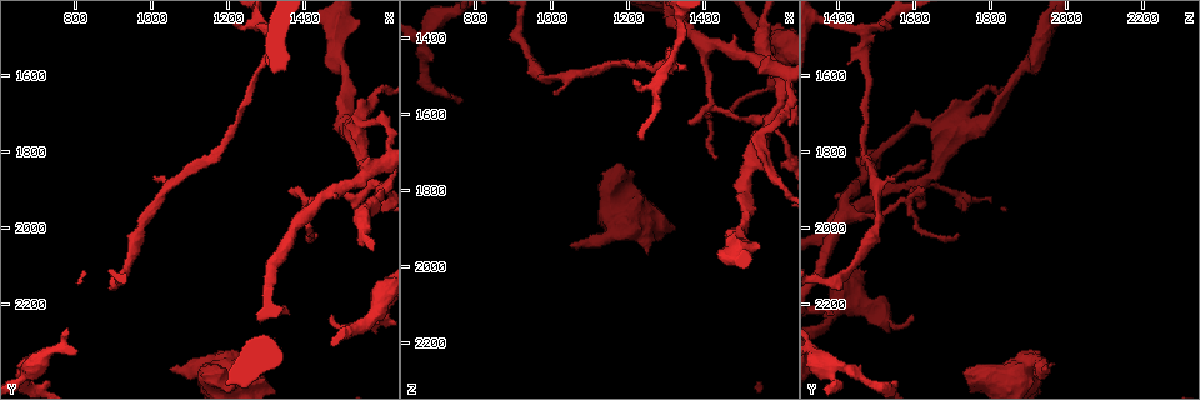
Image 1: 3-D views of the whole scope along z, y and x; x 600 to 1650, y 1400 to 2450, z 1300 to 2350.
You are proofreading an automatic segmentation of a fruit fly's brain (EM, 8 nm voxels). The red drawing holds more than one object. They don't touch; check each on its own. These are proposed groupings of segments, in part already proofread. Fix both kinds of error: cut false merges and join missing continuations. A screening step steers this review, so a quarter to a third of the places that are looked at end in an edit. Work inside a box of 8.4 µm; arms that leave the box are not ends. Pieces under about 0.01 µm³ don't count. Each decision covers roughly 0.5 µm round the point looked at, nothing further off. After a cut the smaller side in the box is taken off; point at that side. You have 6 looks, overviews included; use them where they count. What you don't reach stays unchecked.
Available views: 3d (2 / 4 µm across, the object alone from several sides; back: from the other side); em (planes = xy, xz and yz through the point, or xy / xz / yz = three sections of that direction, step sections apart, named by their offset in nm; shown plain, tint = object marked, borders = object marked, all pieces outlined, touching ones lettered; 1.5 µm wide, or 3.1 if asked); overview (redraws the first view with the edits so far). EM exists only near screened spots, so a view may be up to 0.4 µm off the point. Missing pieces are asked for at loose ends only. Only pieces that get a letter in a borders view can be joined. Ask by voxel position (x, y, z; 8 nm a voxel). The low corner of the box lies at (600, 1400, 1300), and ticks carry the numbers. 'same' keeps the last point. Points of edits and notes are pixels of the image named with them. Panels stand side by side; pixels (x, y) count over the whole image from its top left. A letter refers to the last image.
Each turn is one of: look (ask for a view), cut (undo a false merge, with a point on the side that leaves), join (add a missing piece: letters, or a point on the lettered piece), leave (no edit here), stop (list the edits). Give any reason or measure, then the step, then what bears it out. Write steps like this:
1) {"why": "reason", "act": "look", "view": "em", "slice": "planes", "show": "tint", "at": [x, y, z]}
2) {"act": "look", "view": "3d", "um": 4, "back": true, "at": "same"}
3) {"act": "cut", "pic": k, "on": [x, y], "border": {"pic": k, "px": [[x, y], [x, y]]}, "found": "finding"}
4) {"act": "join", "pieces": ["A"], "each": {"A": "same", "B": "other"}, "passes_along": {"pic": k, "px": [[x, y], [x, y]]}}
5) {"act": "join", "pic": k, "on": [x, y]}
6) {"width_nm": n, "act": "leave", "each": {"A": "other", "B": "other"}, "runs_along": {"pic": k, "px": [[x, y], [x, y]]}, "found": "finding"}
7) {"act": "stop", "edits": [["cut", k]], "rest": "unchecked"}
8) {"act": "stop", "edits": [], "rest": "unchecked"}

{"why": "four-way junction", "act": "look", "view": "em", "slice": "planes", "show": "borders", "at": [1570, 1885, 1615]}

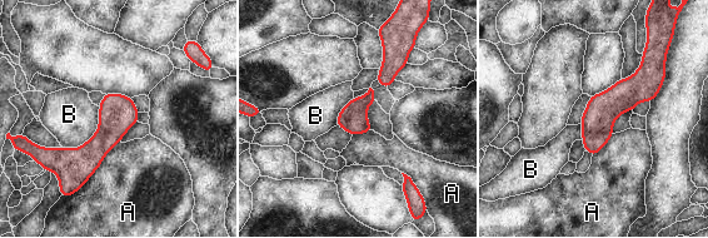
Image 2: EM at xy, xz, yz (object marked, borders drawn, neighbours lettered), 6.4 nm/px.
{"longest_contact_nm": ["A", 460], "act": "leave", "each": {"A": "other", "B": "other"}, "runs_along": {"pic": 2, "px": [[657, 73], [597, 124], [588, 148]]}, "found": "all the same neuron"}

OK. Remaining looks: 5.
{"act": "look", "view": "em", "slice": "planes", "show": "borders", "at": [1250, 2355, 1965]}

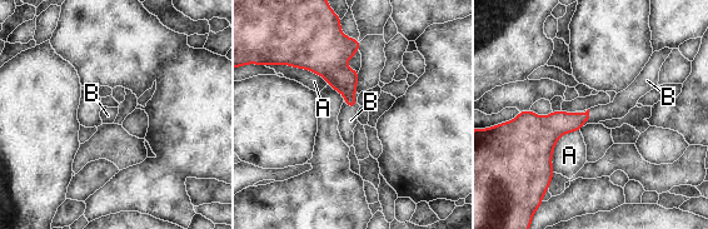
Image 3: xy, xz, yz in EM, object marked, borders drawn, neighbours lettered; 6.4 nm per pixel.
{"longest_contact_nm": ["A", 320], "act": "join", "pieces": ["B"], "each": {"A": "other", "B": "same"}, "found": "the neuron continues"}

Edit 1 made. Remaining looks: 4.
{"why": "redraw", "act": "look", "view": "overview"}

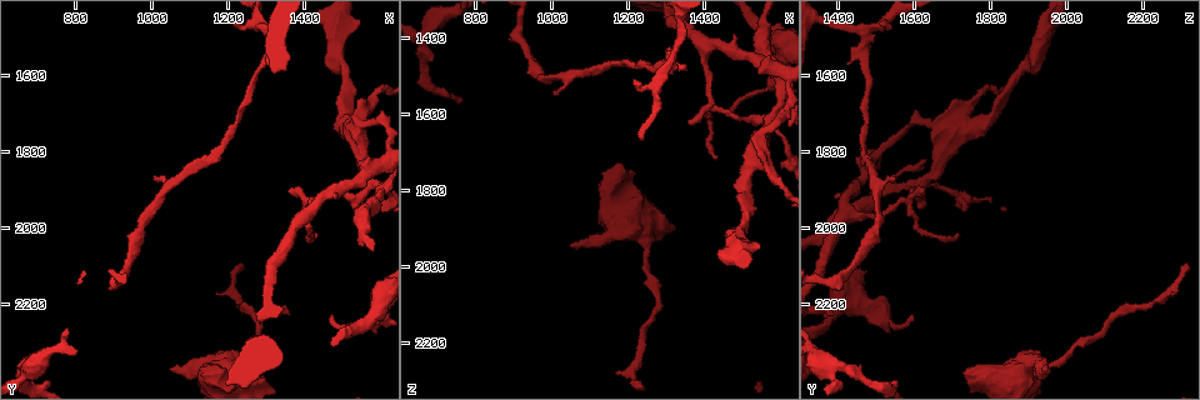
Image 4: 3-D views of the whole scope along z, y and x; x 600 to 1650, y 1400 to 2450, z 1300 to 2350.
{"why": "three arms meet", "act": "look", "view": "3d", "um": 4, "back": true, "at": [1315, 1480, 1460]}

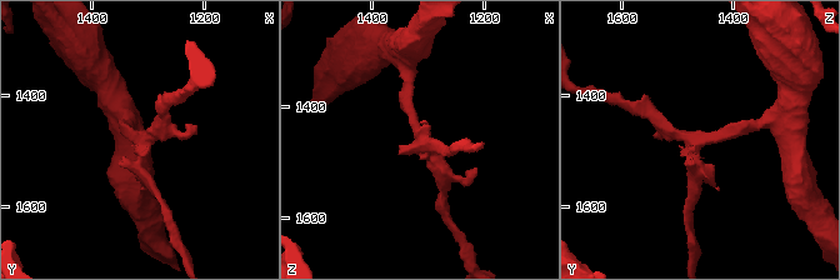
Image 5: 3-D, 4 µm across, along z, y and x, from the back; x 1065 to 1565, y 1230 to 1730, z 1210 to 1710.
{"arms": 3, "arm_widths_nm": [170, 170, 220], "why": "now the EM", "act": "look", "view": "em", "slice": "yz", "step": 8, "show": "tint", "at": [1315, 1480, 1455]}

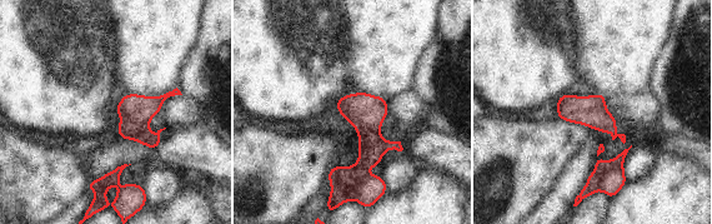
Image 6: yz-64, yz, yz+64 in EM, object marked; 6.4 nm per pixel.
{"act": "look", "view": "em", "slice": "planes", "show": "borders", "at": "same"}

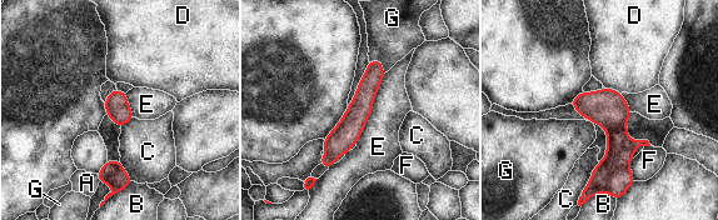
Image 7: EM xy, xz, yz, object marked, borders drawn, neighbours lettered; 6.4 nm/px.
{"width_nm": 150, "act": "cut", "pic": 7, "on": [619, 149], "each": {"A": "other", "B": "other", "C": "other", "D": "other", "E": "other", "F": "other", "G": "other"}, "border": {"pic": 7, "px": [[626, 119], [606, 123], [603, 126]]}, "found": "a second neuron is stuck on"}

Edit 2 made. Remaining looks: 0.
{"act": "stop", "edits": [["join", 3], ["cut", 7]], "rest": "unchecked"}

